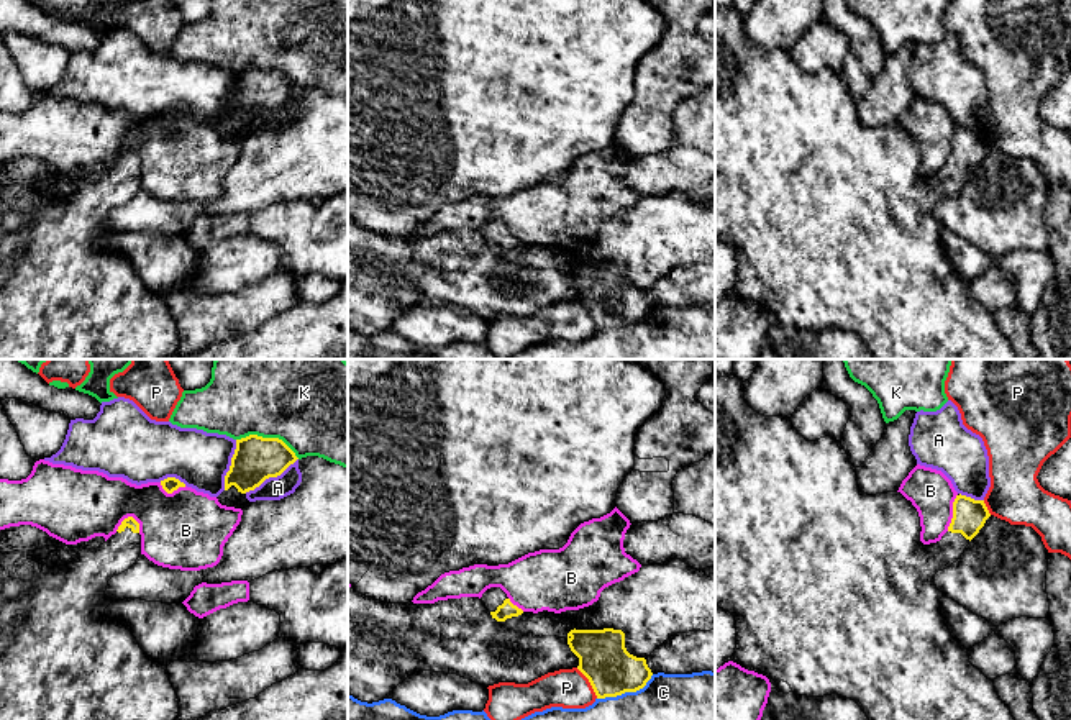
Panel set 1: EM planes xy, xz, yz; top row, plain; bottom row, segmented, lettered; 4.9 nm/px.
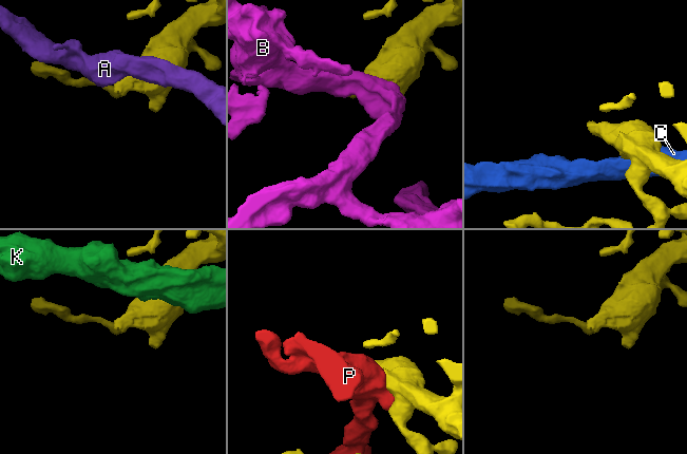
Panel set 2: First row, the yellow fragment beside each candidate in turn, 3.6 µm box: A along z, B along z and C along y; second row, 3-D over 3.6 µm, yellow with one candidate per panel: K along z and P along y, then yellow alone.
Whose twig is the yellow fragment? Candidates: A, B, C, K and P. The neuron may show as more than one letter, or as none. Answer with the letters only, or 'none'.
none

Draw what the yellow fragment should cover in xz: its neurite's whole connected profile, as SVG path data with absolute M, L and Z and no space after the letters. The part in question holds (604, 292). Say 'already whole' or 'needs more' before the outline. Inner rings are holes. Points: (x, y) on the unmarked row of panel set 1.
already whole; M571 262L567 277L579 290L577 302L589 312L597 331L636 325L653 305L645 290L630 287L622 262Z

